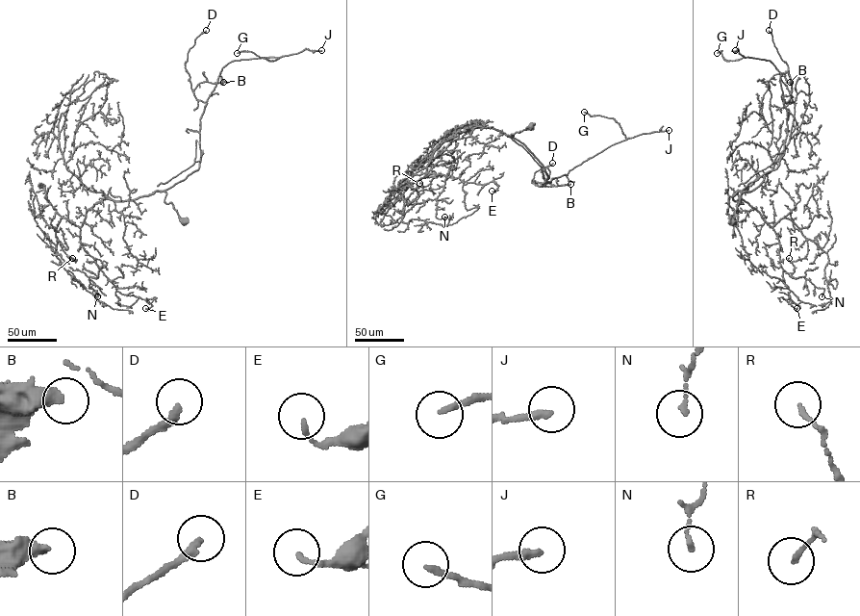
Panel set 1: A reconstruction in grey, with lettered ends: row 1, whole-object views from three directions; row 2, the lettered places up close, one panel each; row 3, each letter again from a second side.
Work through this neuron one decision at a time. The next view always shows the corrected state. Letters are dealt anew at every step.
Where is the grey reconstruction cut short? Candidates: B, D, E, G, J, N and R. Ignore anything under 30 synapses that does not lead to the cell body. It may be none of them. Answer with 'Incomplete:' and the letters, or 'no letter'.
Incomplete: D, J

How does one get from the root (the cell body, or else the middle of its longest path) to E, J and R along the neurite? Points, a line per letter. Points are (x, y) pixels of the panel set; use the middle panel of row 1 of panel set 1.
E: (531, 126), (513, 136), (460, 131), (433, 153), (428, 174), (464, 185), (493, 181), (492, 191)
J: (531, 126), (511, 136), (522, 142), (543, 166), (546, 182), (567, 175), (612, 144), (643, 134), (669, 130)
R: (531, 126), (513, 136), (488, 127), (457, 132), (409, 180), (405, 201), (423, 192), (419, 183)

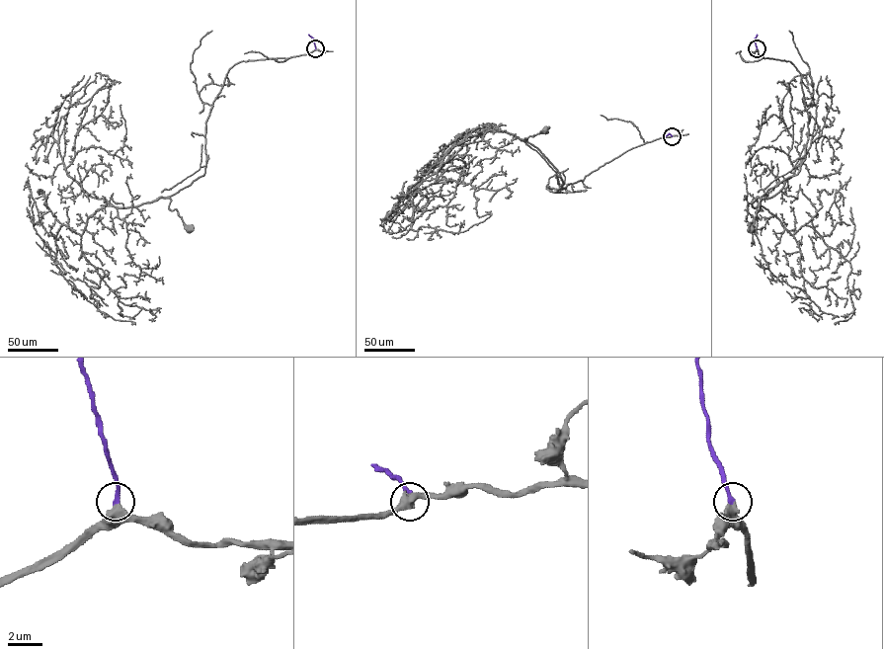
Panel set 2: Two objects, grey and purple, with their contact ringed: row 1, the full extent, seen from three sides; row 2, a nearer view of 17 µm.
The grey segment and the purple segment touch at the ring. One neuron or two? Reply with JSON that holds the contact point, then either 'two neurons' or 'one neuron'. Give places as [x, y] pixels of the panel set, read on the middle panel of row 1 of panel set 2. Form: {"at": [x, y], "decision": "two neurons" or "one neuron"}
{"at": [672, 136], "decision": "one neuron"}

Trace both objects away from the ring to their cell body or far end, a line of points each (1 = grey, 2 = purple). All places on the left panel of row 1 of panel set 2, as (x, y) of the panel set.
1: (315, 48), (288, 58), (241, 61), (229, 69), (205, 122), (204, 173), (168, 198), (169, 208), (190, 229)
2: (315, 48), (308, 35)

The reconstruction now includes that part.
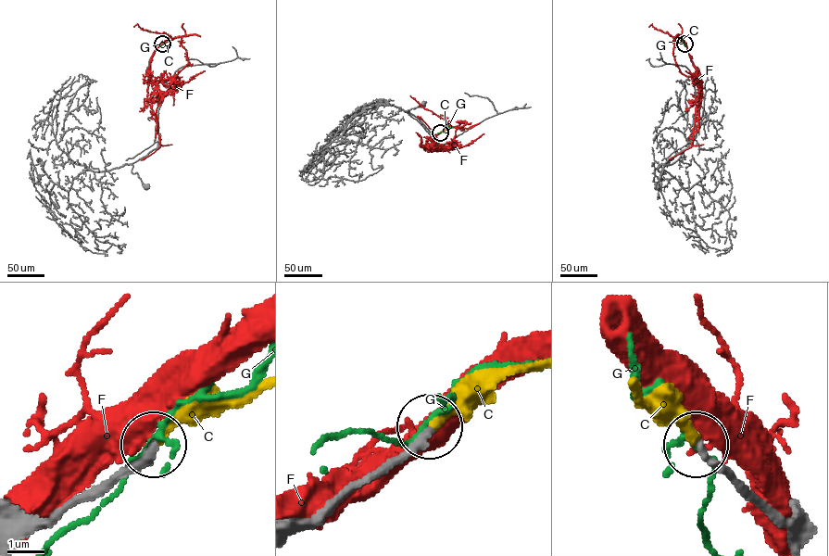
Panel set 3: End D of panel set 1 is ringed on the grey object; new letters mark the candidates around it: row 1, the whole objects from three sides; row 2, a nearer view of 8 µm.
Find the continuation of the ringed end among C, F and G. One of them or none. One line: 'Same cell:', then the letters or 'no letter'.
Same cell: C

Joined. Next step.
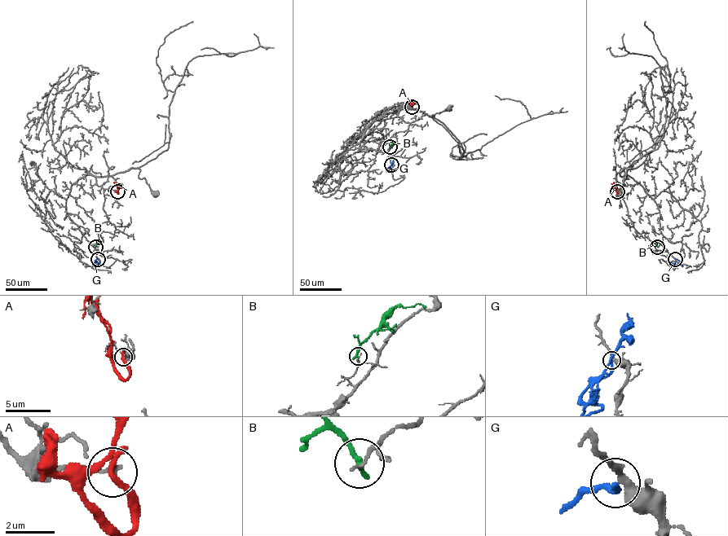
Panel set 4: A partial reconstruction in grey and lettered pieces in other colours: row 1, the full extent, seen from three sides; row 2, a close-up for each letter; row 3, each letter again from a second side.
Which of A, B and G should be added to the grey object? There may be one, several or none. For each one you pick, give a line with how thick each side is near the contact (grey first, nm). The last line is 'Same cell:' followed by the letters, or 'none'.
Same cell: none

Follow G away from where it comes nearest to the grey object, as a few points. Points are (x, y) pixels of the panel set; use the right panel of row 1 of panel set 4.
G: (675, 258), (681, 264), (671, 262)

